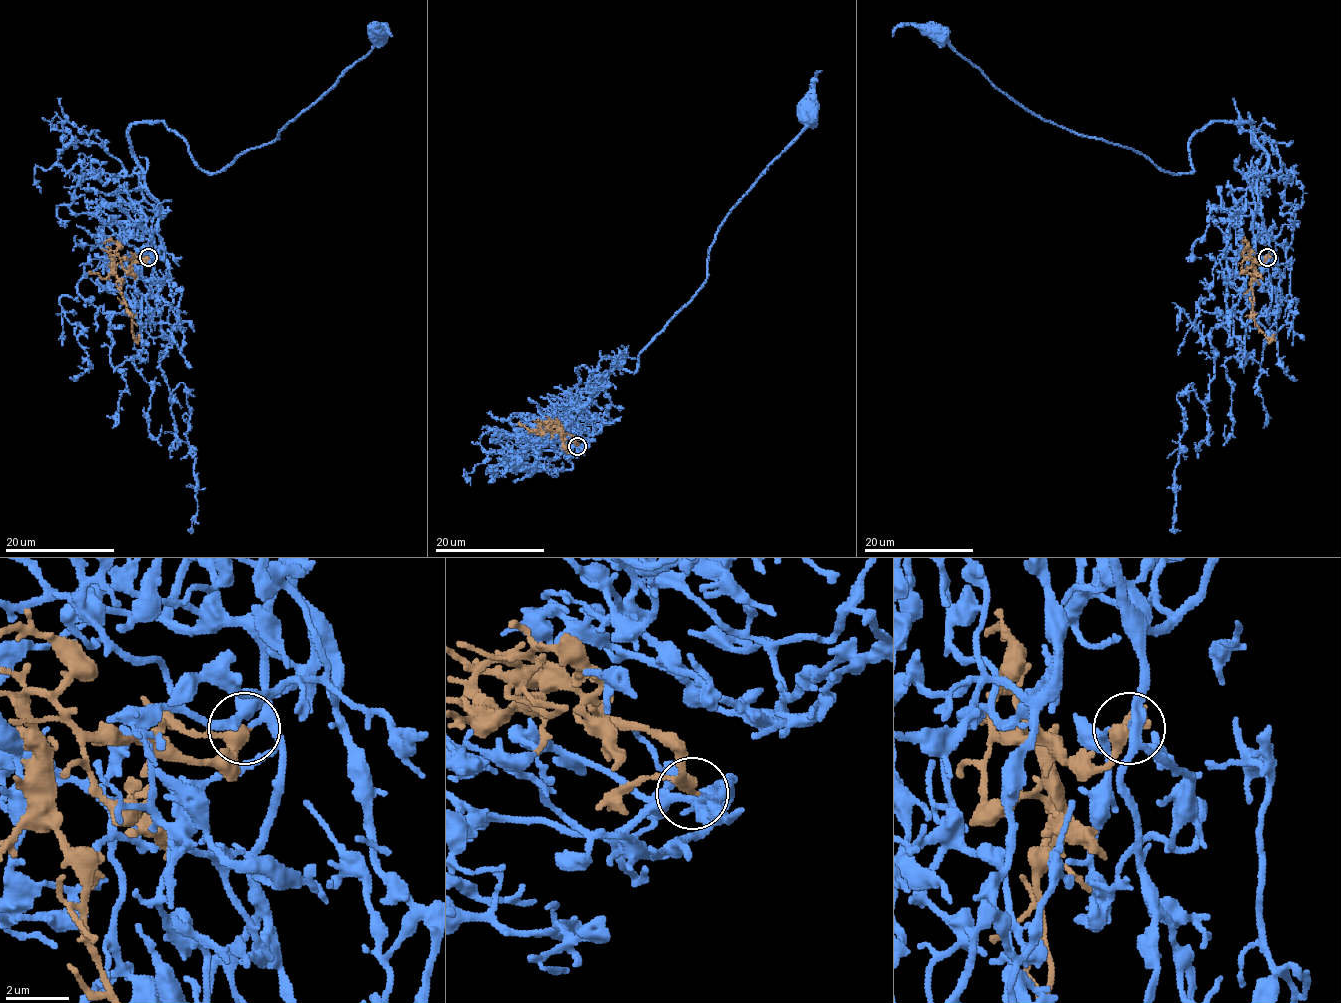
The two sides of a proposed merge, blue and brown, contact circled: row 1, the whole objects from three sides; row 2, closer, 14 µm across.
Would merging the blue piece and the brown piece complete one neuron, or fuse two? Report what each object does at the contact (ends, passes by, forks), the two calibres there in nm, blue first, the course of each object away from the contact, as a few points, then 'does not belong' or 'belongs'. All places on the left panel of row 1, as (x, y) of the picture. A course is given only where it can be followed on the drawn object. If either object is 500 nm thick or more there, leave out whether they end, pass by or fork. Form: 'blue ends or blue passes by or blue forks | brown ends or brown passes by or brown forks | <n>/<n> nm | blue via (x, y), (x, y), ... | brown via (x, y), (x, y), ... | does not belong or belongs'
blue passes by | brown passes by | 200/320 nm | blue via (149, 257), (161, 213), (139, 186), (133, 124), (163, 123), (197, 165), (219, 172), (275, 139), (378, 32) | brown via (148, 257), (146, 263), (134, 263), (111, 252), (126, 311), (133, 318), (133, 334), (139, 341) | belongs

